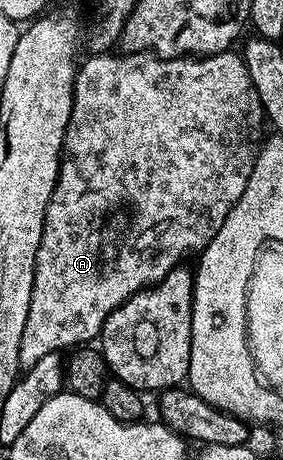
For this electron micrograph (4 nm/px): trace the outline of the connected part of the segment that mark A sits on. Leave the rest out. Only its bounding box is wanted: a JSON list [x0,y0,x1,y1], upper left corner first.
[20,50,265,368]

